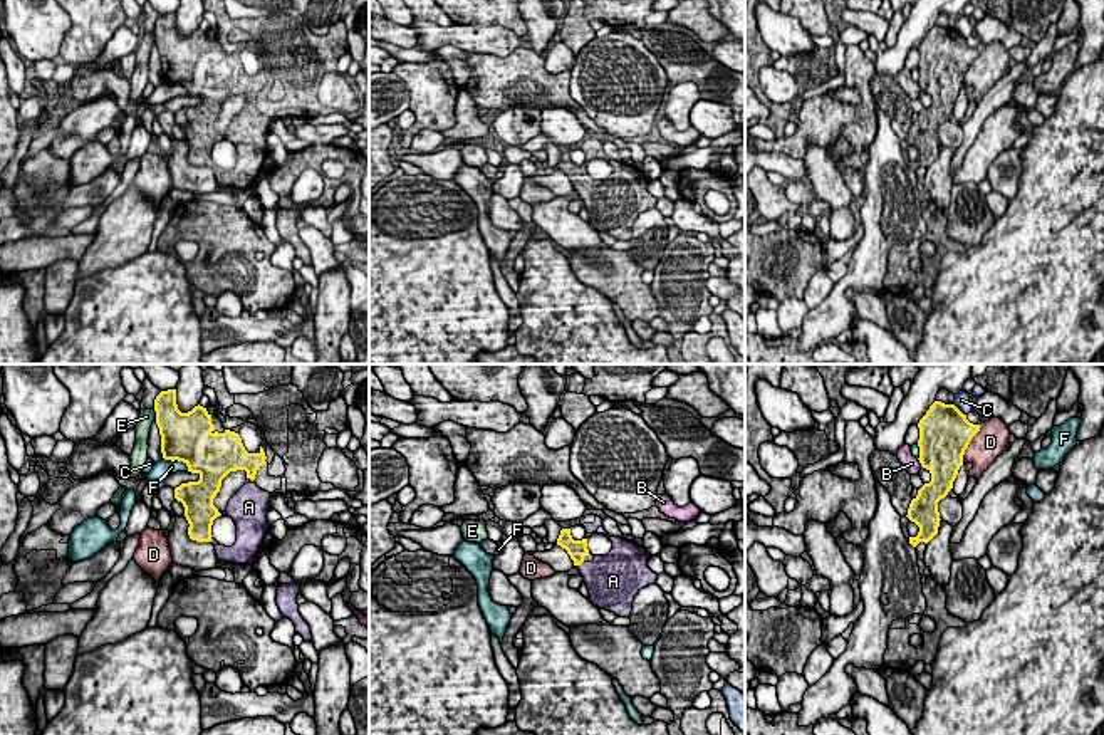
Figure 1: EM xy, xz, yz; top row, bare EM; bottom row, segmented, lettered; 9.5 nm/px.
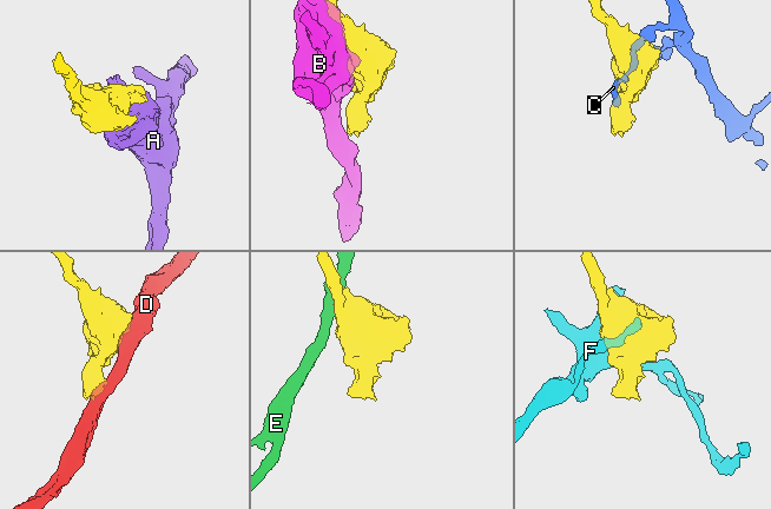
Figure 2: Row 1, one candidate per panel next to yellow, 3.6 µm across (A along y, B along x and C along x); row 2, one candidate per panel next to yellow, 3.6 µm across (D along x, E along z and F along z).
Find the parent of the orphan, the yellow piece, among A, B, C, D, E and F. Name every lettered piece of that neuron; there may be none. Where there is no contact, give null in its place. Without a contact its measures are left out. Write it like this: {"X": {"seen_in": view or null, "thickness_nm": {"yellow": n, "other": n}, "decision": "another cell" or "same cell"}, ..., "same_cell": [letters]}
{"A": {"seen_in": "xz", "thickness_nm": {"yellow": 190, "other": 340}, "decision": "same cell"}, "B": {"seen_in": "yz", "thickness_nm": {"yellow": 440, "other": 160}, "decision": "another cell"}, "C": {"seen_in": "yz", "thickness_nm": {"yellow": 480, "other": 160}, "decision": "another cell"}, "D": {"seen_in": "yz", "thickness_nm": {"yellow": 500, "other": 320}, "decision": "another cell"}, "E": {"seen_in": "xy", "thickness_nm": {"yellow": 340, "other": 140}, "decision": "another cell"}, "F": {"seen_in": "xy", "thickness_nm": {"yellow": 480, "other": 170}, "decision": "another cell"}, "same_cell": ["A"]}

